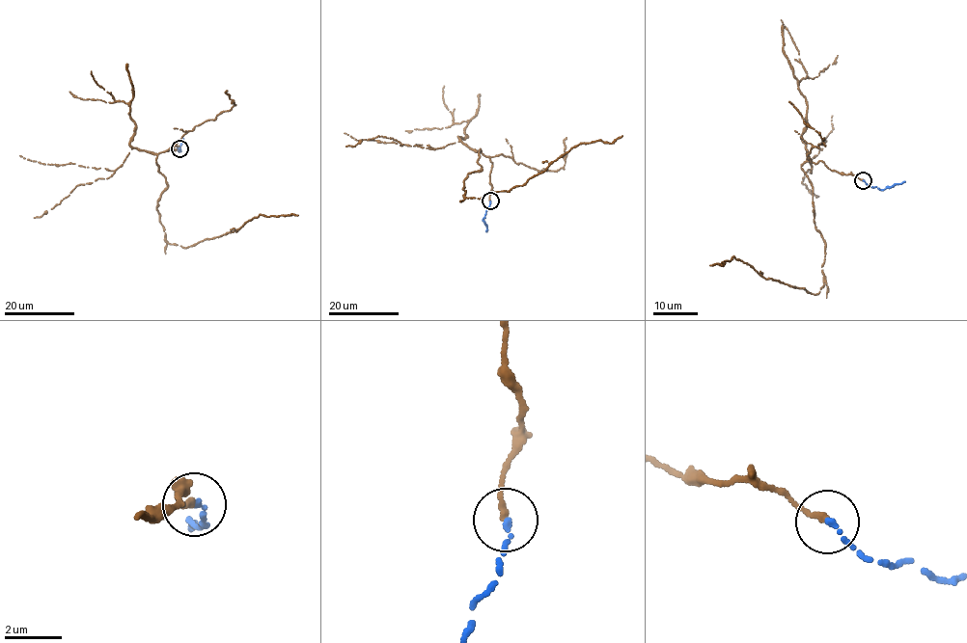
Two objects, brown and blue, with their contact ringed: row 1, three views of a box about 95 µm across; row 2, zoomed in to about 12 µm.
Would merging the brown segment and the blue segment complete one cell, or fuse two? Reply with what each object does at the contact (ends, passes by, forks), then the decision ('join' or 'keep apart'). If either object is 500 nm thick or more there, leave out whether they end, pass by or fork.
brown ends; blue ends; join

